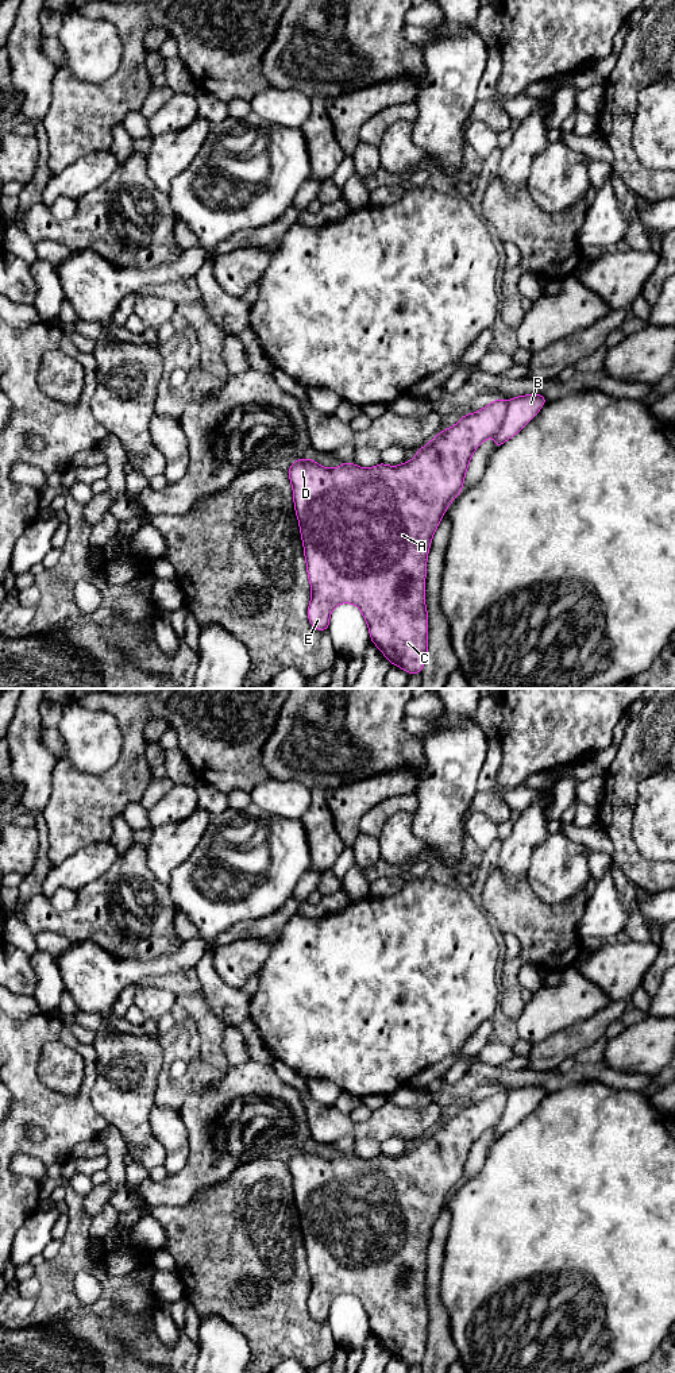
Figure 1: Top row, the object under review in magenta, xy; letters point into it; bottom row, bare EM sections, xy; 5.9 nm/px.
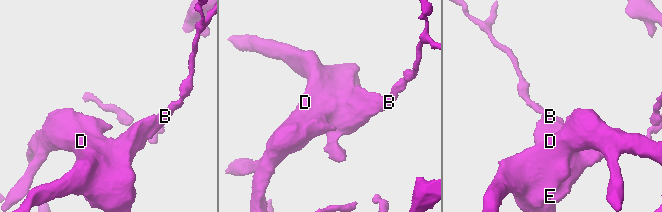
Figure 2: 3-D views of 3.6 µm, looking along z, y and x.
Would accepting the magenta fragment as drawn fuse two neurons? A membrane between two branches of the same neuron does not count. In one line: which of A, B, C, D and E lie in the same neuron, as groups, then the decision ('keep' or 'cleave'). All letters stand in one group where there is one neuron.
groups A C D E / B; cleave

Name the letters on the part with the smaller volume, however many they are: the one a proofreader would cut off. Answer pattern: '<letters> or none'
B

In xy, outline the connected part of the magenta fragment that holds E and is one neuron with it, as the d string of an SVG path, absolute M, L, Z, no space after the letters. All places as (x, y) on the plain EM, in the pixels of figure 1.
M494 1091L483 1100L463 1106L451 1119L437 1125L416 1148L400 1157L379 1154L363 1160L342 1154L327 1160L305 1149L294 1152L286 1162L293 1179L294 1203L298 1210L306 1262L310 1274L308 1311L317 1322L328 1322L332 1301L340 1295L354 1295L362 1303L371 1334L394 1357L409 1366L420 1365L428 1345L428 1303L425 1299L425 1268L431 1233L444 1203L460 1185L474 1142L495 1127L506 1107L506 1092Z

